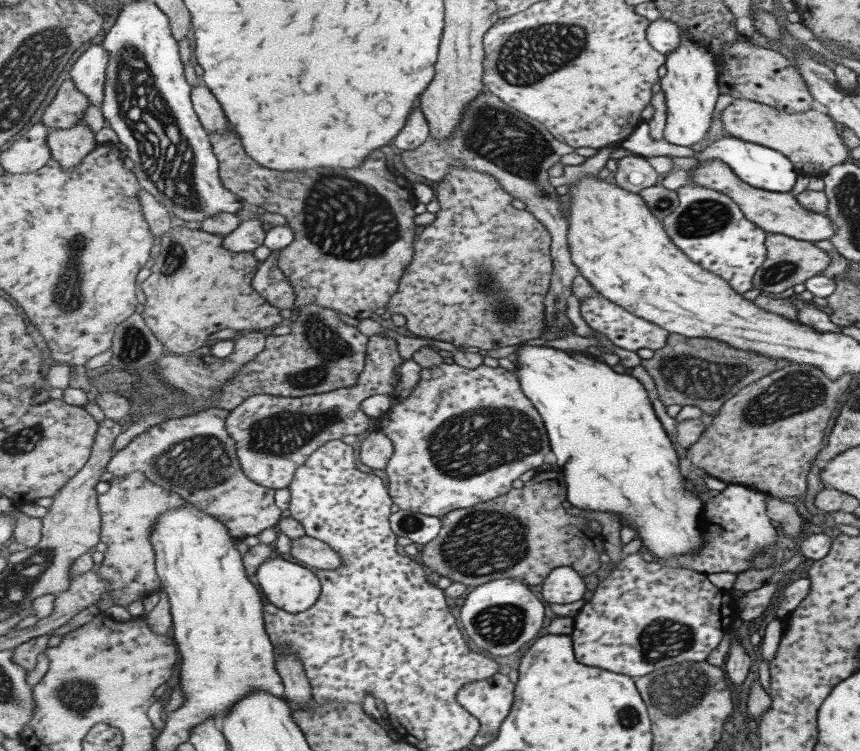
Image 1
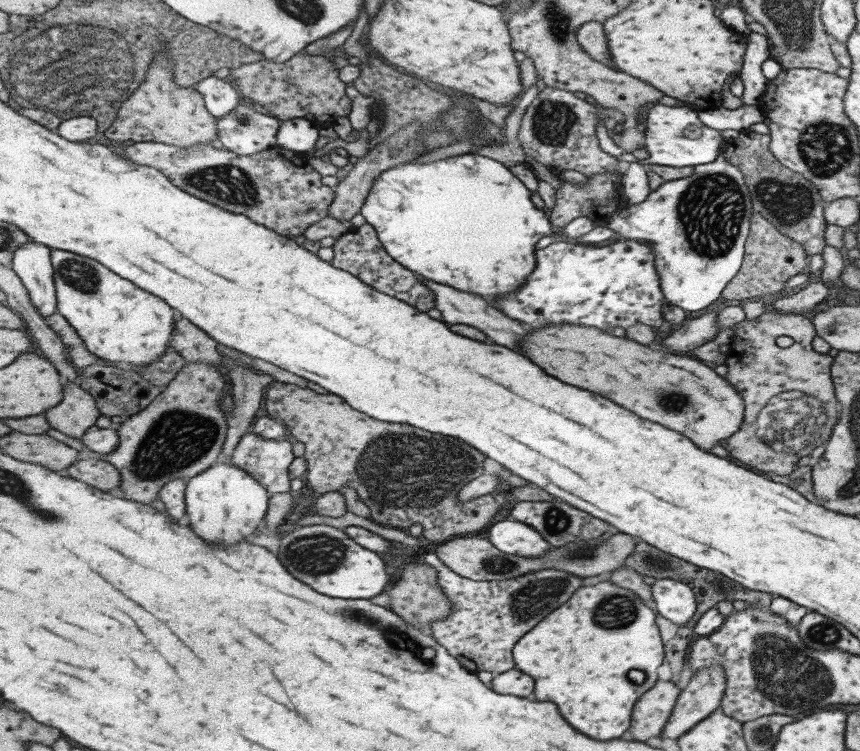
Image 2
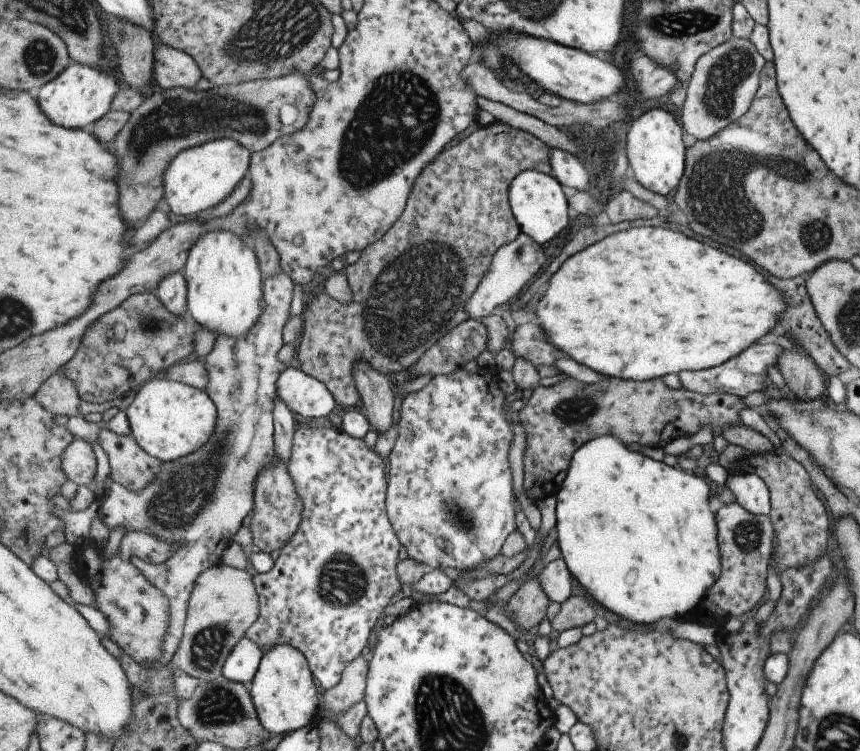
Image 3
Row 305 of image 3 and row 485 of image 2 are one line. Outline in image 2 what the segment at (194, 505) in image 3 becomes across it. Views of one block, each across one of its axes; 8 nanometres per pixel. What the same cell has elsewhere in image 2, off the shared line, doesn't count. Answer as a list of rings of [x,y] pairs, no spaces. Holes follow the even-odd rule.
[[[249,432],[249,434],[245,434],[243,436],[243,440],[239,442],[239,446],[235,448],[235,454],[233,454],[233,466],[241,466],[241,470],[247,470],[247,472],[251,472],[261,484],[265,484],[265,488],[271,492],[271,494],[279,494],[279,492],[291,492],[291,494],[295,494],[293,490],[291,490],[291,470],[293,470],[293,462],[297,460],[297,456],[293,454],[293,444],[289,442],[289,440],[271,440],[271,438],[265,438],[265,436],[261,436],[261,434],[253,434],[253,432]]]

